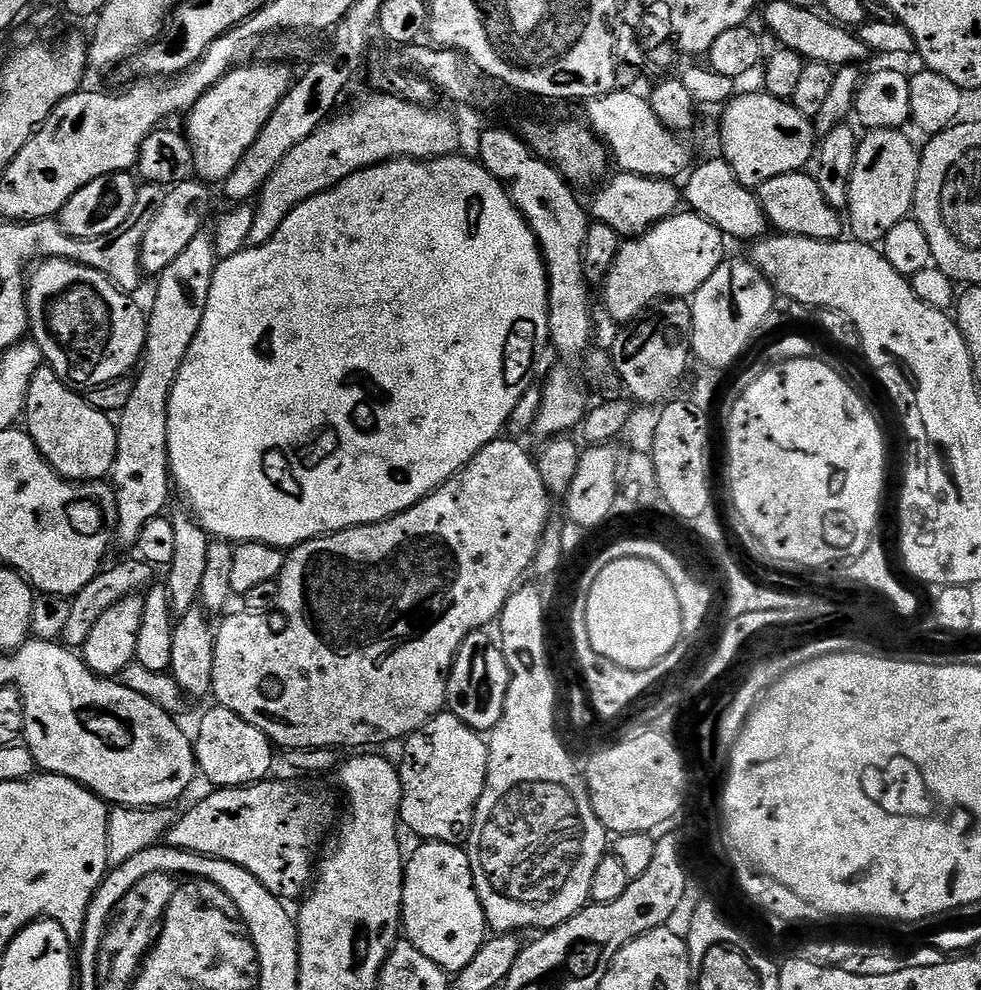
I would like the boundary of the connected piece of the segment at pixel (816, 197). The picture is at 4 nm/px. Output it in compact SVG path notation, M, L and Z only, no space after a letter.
M801 170L770 178L760 184L758 195L768 223L777 233L805 236L815 240L839 240L845 235L846 224L841 213L832 208L830 202L826 202L815 175L807 171Z

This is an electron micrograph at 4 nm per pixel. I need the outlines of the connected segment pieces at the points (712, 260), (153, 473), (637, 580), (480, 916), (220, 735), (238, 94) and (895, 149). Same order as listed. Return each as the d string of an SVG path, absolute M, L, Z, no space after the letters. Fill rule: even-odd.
M680 210L653 224L641 236L625 239L620 246L620 252L614 258L614 266L610 266L608 277L602 282L604 288L604 308L612 320L617 320L617 325L623 326L644 315L653 304L669 298L691 298L718 270L718 266L726 259L724 252L726 237L714 222L702 218L697 212Z
M201 234L195 236L190 242L190 246L186 246L186 250L182 250L182 254L178 254L178 258L174 258L174 262L170 262L170 266L166 266L166 270L162 270L156 284L156 297L152 300L152 312L147 313L148 333L146 334L146 342L144 343L144 355L141 356L138 365L138 371L134 376L132 393L130 394L130 402L126 402L126 406L118 413L118 423L116 424L116 457L112 463L110 473L110 483L114 494L116 495L116 536L124 539L128 546L135 545L136 540L140 537L142 526L146 526L146 522L150 522L150 518L161 515L165 511L164 507L168 504L168 488L170 492L170 473L168 471L168 403L170 402L170 394L174 382L178 378L178 370L182 366L182 362L186 358L186 354L190 350L190 342L198 334L198 326L202 326L202 314L206 310L206 298L210 298L210 286L212 279L216 273L216 265L218 257L216 254L216 246L211 235Z
M626 558L610 562L598 574L594 586L588 589L588 601L584 611L584 625L588 631L588 644L602 654L610 662L622 666L626 670L646 670L659 660L670 654L685 635L682 626L682 610L678 606L678 594L674 594L674 586L670 586L670 578L654 566L654 562L646 562L638 558Z
M424 842L419 846L421 848L414 849L412 856L410 852L404 865L402 932L407 943L426 954L430 962L443 968L445 973L455 974L470 966L470 962L474 962L474 954L478 954L478 950L484 945L486 921L482 902L476 893L468 853L461 845Z
M212 706L212 709L200 720L200 725L194 732L194 747L196 749L196 766L201 777L212 783L216 788L242 788L249 784L258 784L269 775L272 768L272 751L274 745L258 726L250 726L238 714L219 706Z
M284 62L276 64L245 63L235 67L222 77L213 88L187 113L188 128L186 135L192 148L192 169L201 181L223 182L242 162L242 154L254 146L254 138L266 126L270 114L278 102L287 94L294 83L294 75Z
M891 128L869 131L865 135L868 137L865 140L863 137L856 145L856 161L848 183L846 216L849 216L851 235L864 244L879 245L889 230L911 213L920 157L918 148L904 134Z

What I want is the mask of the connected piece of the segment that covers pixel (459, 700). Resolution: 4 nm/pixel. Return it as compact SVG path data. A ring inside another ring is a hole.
M481 630L472 632L464 639L462 646L458 650L458 654L452 663L452 669L448 675L448 702L447 711L453 712L462 722L466 722L466 726L470 726L475 732L481 734L491 733L493 728L498 726L498 722L504 713L506 706L506 694L510 686L510 670L506 666L506 658L504 657L504 649L495 639L488 637L487 631Z

